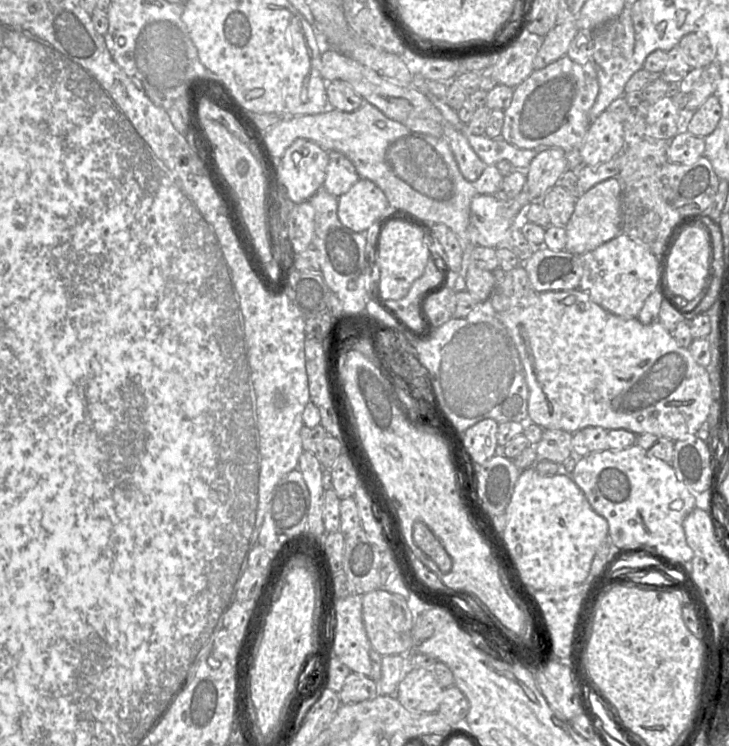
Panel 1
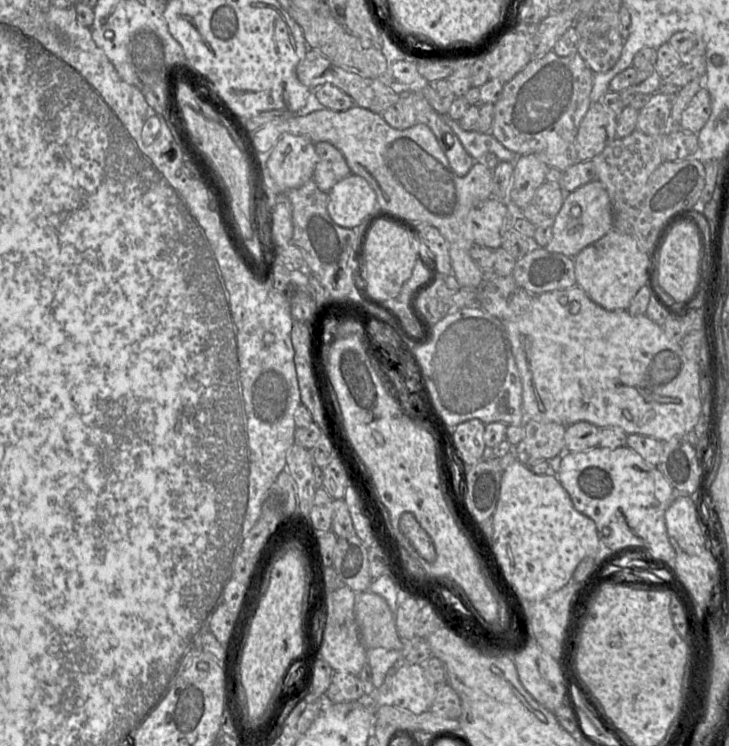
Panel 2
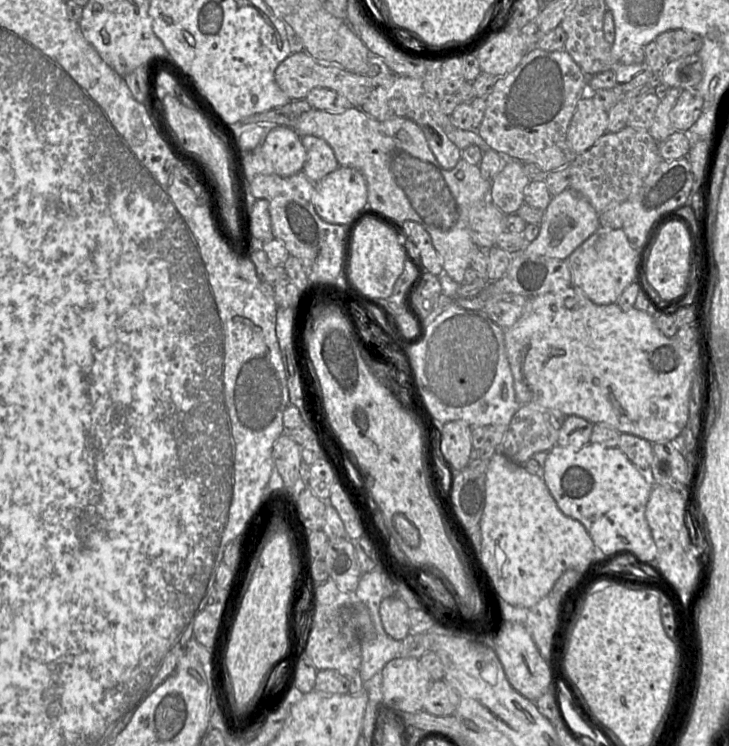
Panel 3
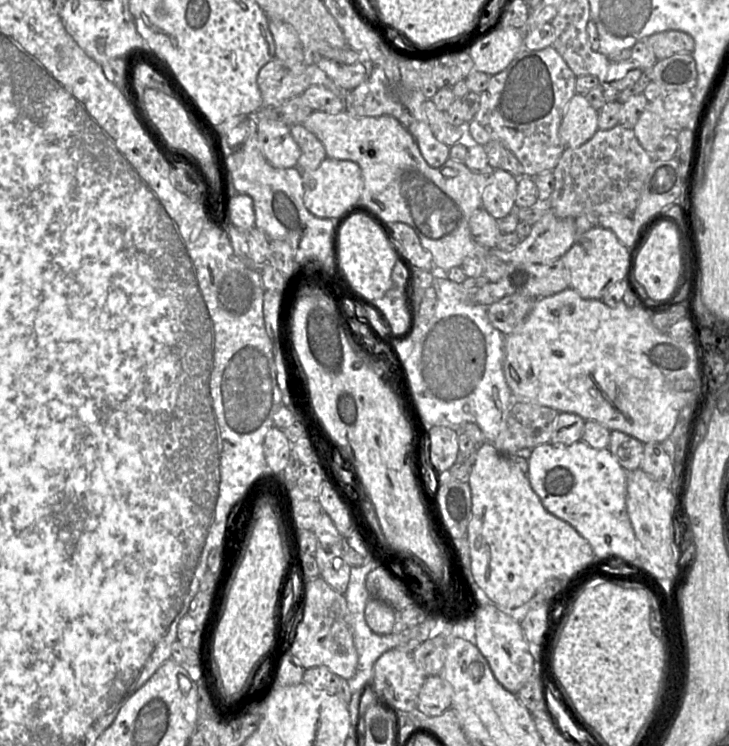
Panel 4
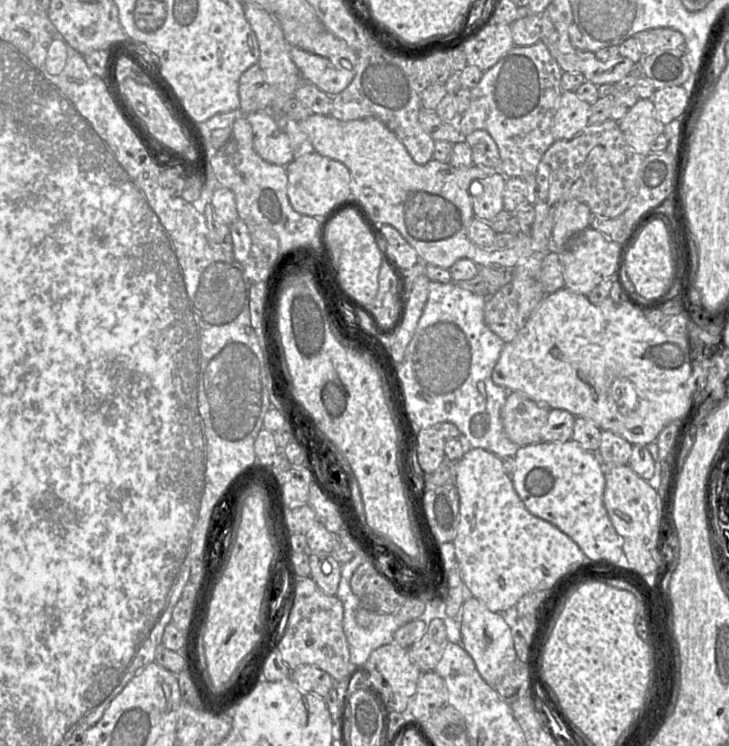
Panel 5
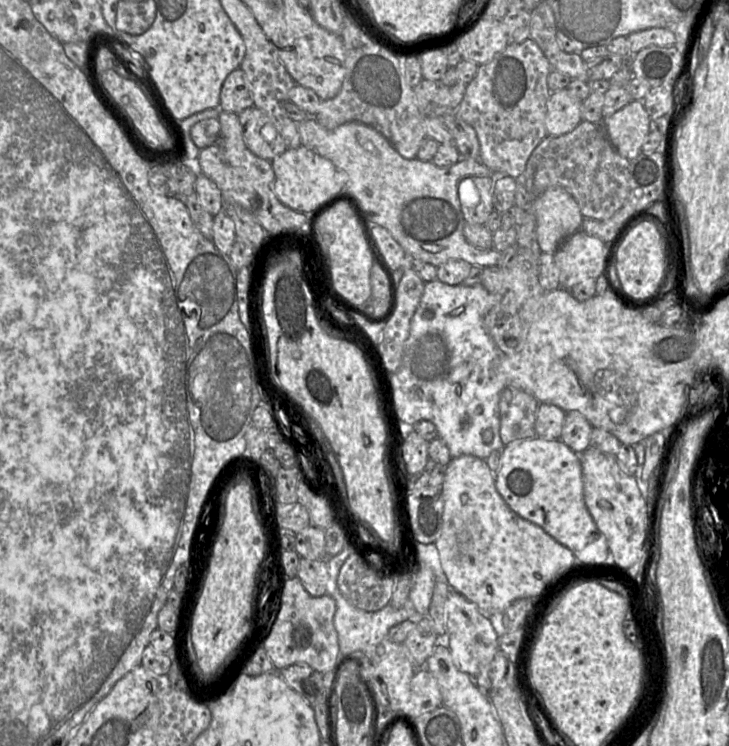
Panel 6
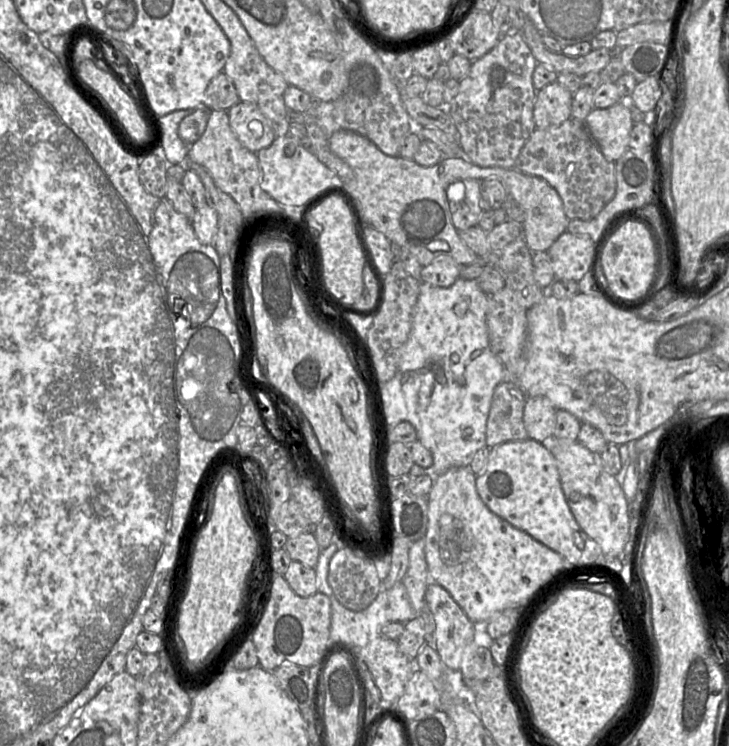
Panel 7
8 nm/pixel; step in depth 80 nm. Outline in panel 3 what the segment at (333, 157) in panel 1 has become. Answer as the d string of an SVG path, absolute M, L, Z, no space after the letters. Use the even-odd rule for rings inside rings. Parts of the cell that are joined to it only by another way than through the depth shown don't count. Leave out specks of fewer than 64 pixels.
M305 135L301 141L307 153L302 172L312 183L319 182L340 166L333 149L322 138Z

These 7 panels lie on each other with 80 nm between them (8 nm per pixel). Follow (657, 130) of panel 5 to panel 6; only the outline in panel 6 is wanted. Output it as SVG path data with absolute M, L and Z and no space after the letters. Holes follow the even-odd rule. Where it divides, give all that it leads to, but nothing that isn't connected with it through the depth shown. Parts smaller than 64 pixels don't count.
M632 101L615 113L605 116L601 123L617 152L627 159L635 159L642 153L651 121L643 102Z

